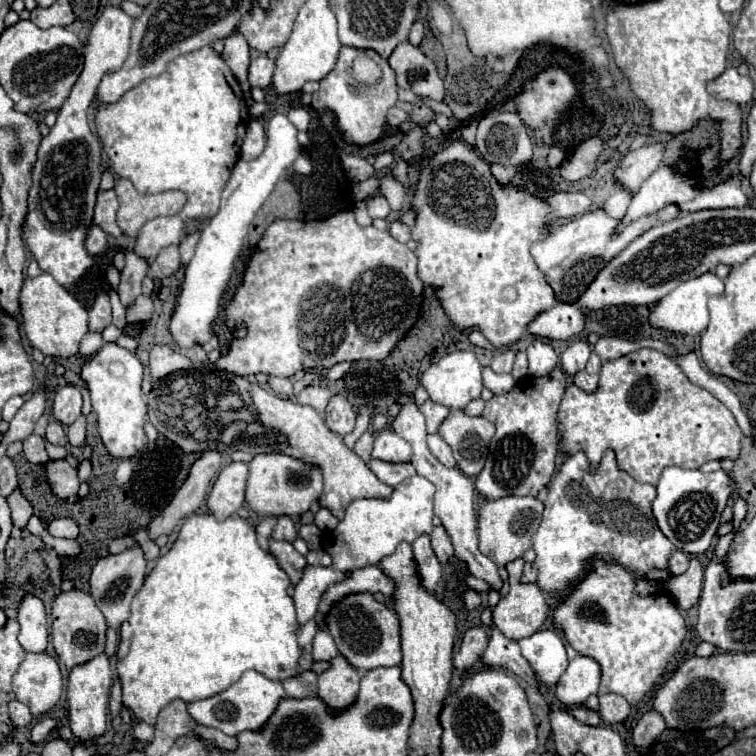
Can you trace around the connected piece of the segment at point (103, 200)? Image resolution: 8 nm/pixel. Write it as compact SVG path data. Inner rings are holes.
M107 190L107 192L99 192L97 196L97 204L95 204L95 218L93 222L95 224L101 224L101 228L111 234L111 236L121 236L121 230L115 222L115 214L117 214L117 198L115 198L115 192L113 190Z

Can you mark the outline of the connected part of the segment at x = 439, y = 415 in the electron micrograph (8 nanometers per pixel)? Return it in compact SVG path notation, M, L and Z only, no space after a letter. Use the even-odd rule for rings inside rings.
M427 400L425 404L421 404L419 410L421 410L423 416L427 418L427 432L429 432L429 434L435 434L437 428L441 426L441 422L443 422L443 420L447 418L447 414L449 414L449 408L445 408L445 406L441 406L441 404L433 402L433 400Z

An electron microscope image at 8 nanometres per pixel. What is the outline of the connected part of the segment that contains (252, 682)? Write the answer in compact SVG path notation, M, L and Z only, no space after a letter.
M249 670L241 676L239 682L235 682L225 692L219 692L211 698L205 698L205 700L191 702L189 714L197 720L197 724L219 728L221 732L225 732L229 736L237 736L245 730L251 730L251 732L263 730L263 726L269 722L269 718L273 716L273 712L277 710L277 706L283 698L285 698L285 690L283 690L281 682L269 680L263 674Z

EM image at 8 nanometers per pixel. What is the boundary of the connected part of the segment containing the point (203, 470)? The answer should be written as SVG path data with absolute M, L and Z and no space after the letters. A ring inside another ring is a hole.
M209 450L193 462L185 484L179 488L169 508L165 508L165 512L161 512L157 518L153 518L153 524L149 524L147 530L151 540L155 540L161 534L171 534L179 520L187 518L203 504L213 476L221 470L221 460L223 456L219 452Z

